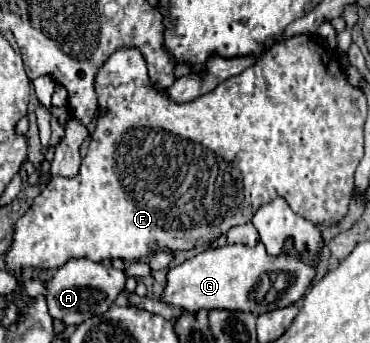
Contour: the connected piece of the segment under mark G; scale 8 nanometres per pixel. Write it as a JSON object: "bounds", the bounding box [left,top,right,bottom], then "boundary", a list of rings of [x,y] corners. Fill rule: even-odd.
{"bounds":[162,241,316,315],"boundary":[[[288,241],[284,257],[272,257],[266,253],[264,245],[256,247],[246,245],[226,245],[208,249],[178,267],[172,267],[166,275],[166,285],[162,301],[174,307],[180,307],[188,313],[198,313],[202,309],[228,309],[228,311],[248,311],[254,315],[280,309],[284,305],[296,303],[306,287],[314,279],[316,265],[304,265]]]}

